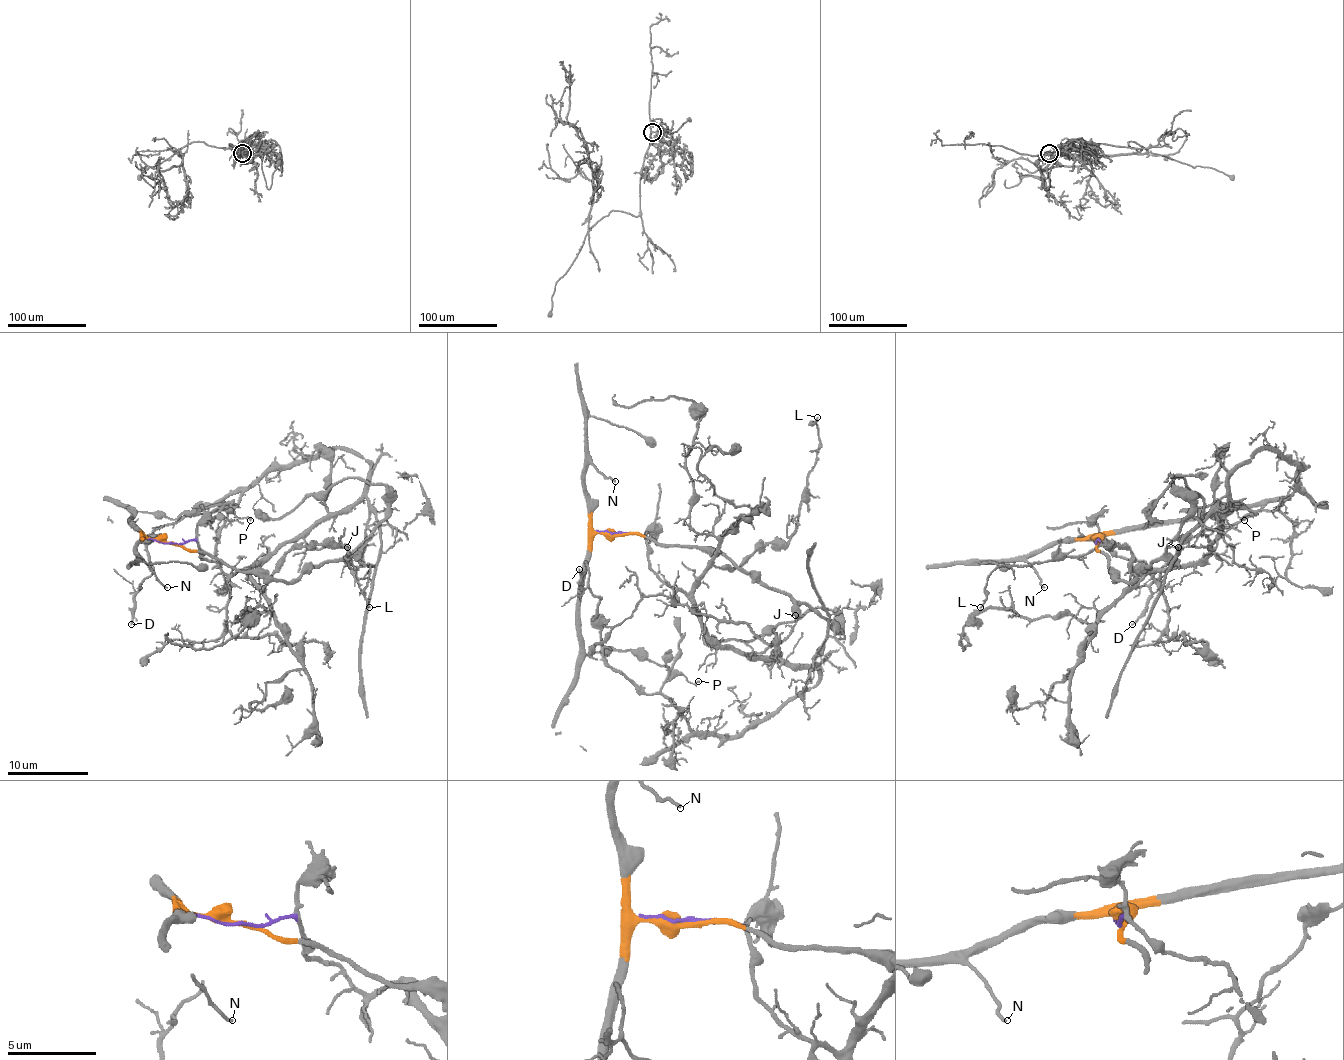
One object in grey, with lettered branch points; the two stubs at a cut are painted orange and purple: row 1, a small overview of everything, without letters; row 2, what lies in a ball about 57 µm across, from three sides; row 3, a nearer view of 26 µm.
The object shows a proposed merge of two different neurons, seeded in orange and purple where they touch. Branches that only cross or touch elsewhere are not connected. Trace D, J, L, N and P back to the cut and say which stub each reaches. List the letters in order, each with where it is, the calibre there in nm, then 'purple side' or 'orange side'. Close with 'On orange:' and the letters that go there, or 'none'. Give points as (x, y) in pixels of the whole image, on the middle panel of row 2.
D: place (579, 569); calibre 160 nm; purple side
J: place (795, 615); calibre 120 nm; purple side
L: place (817, 417); calibre 110 nm; purple side
N: place (615, 481); calibre 160 nm; orange side
P: place (698, 681); calibre 150 nm; orange side
On orange: N, P

